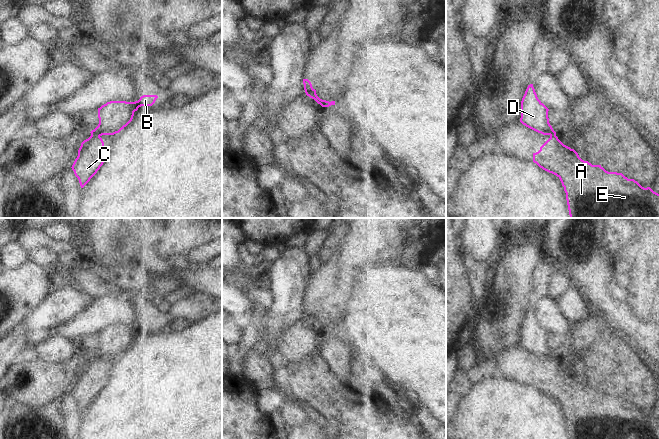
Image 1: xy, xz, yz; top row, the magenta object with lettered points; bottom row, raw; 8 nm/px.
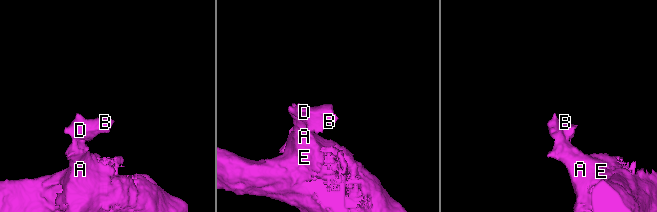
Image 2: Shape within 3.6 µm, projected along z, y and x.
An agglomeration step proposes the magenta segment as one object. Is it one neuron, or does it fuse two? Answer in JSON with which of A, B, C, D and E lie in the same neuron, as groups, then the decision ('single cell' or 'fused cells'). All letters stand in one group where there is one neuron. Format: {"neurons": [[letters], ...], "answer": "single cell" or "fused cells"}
{"neurons": [["A", "C", "E"], ["B", "D"]], "answer": "fused cells"}

